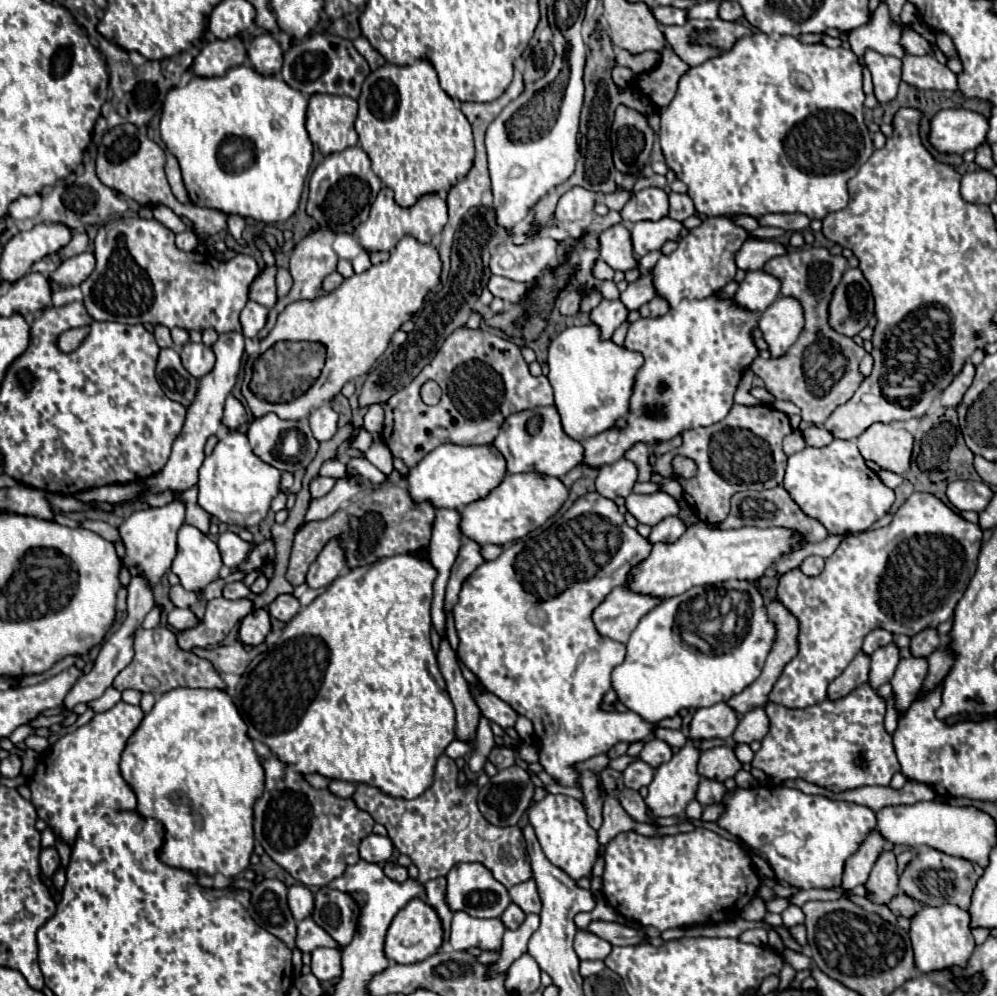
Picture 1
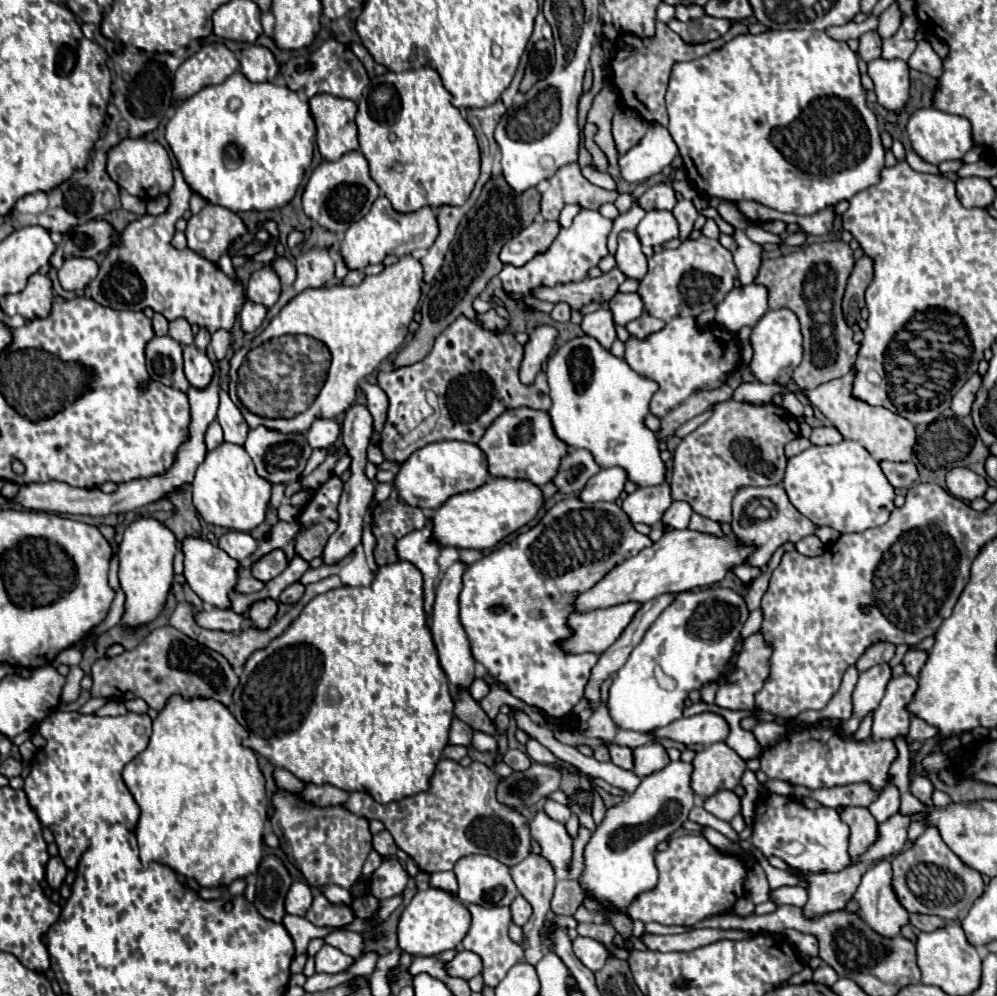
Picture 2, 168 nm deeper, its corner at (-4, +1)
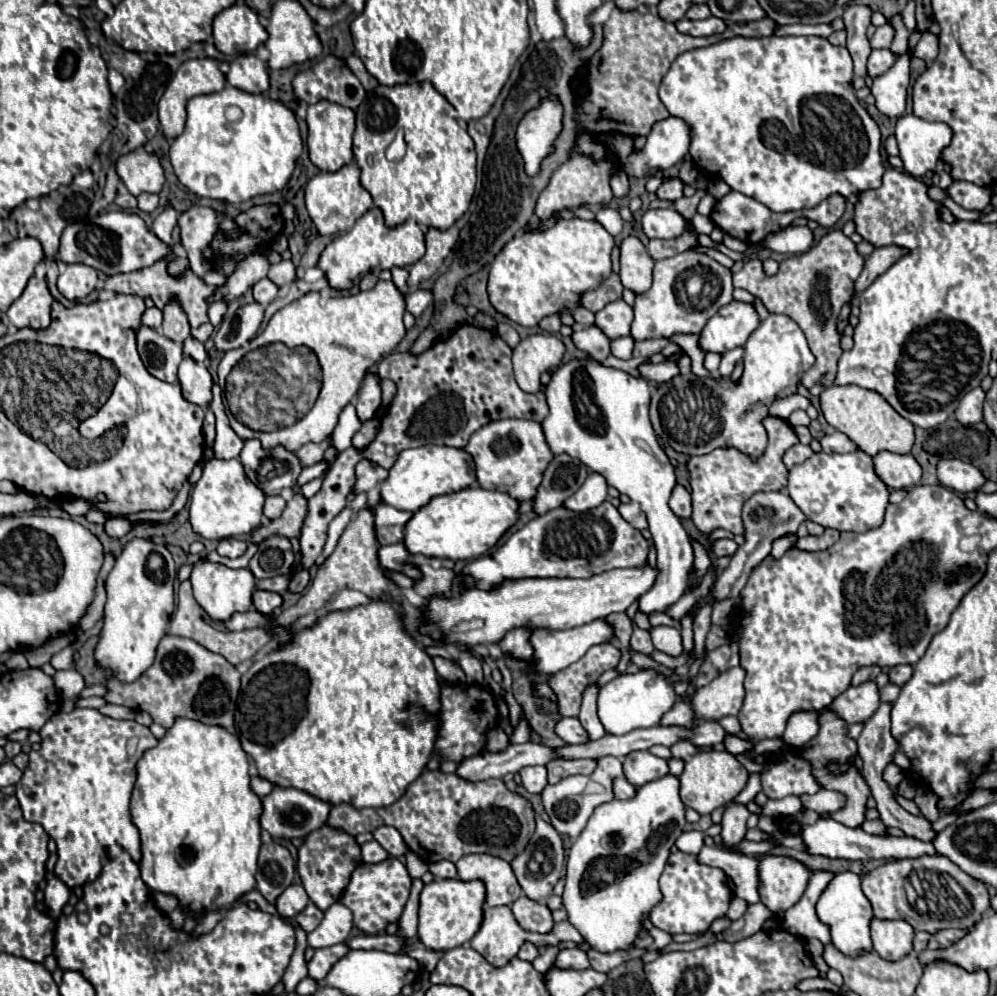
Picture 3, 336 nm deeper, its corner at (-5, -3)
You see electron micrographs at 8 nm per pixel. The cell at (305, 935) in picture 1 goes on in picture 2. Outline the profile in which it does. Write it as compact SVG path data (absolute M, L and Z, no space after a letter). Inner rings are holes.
M334 930L332 934L328 934L326 938L326 944L342 950L344 954L352 956L352 958L358 958L364 950L364 942L362 942L362 934L358 932L344 932L344 930Z

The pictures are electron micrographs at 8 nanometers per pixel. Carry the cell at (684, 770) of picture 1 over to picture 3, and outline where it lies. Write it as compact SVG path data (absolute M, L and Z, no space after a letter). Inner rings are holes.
M673 774L639 786L637 794L629 800L611 800L595 808L585 830L571 846L563 892L563 908L569 914L569 922L583 934L587 944L599 952L631 948L647 912L663 898L659 890L659 876L669 858L669 850L681 836L685 824L685 804L679 796L679 778Z

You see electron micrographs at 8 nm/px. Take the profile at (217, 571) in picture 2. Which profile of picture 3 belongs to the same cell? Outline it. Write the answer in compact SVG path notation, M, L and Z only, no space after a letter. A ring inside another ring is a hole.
M199 558L193 564L191 584L193 584L195 600L213 620L225 620L235 612L247 612L251 608L251 594L255 590L255 578L251 576L251 570L247 570L247 568L231 570L225 564L211 562L207 558Z

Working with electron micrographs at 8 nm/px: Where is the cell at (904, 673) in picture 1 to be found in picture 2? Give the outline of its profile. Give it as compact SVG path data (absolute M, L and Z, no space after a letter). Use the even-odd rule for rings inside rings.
M902 674L900 678L892 678L888 682L886 694L880 706L874 710L872 722L872 740L894 740L898 736L906 736L910 728L910 714L906 710L918 688L916 678Z

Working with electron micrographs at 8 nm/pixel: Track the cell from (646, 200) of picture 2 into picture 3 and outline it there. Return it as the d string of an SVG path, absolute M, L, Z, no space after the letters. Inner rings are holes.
M671 178L667 182L663 182L657 190L657 198L659 200L669 200L669 202L675 202L683 196L683 182L679 178Z

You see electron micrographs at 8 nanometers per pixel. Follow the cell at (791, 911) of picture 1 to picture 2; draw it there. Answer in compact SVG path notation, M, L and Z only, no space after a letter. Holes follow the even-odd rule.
M780 886L776 890L770 890L770 900L788 900L788 904L804 906L808 894L802 886Z

